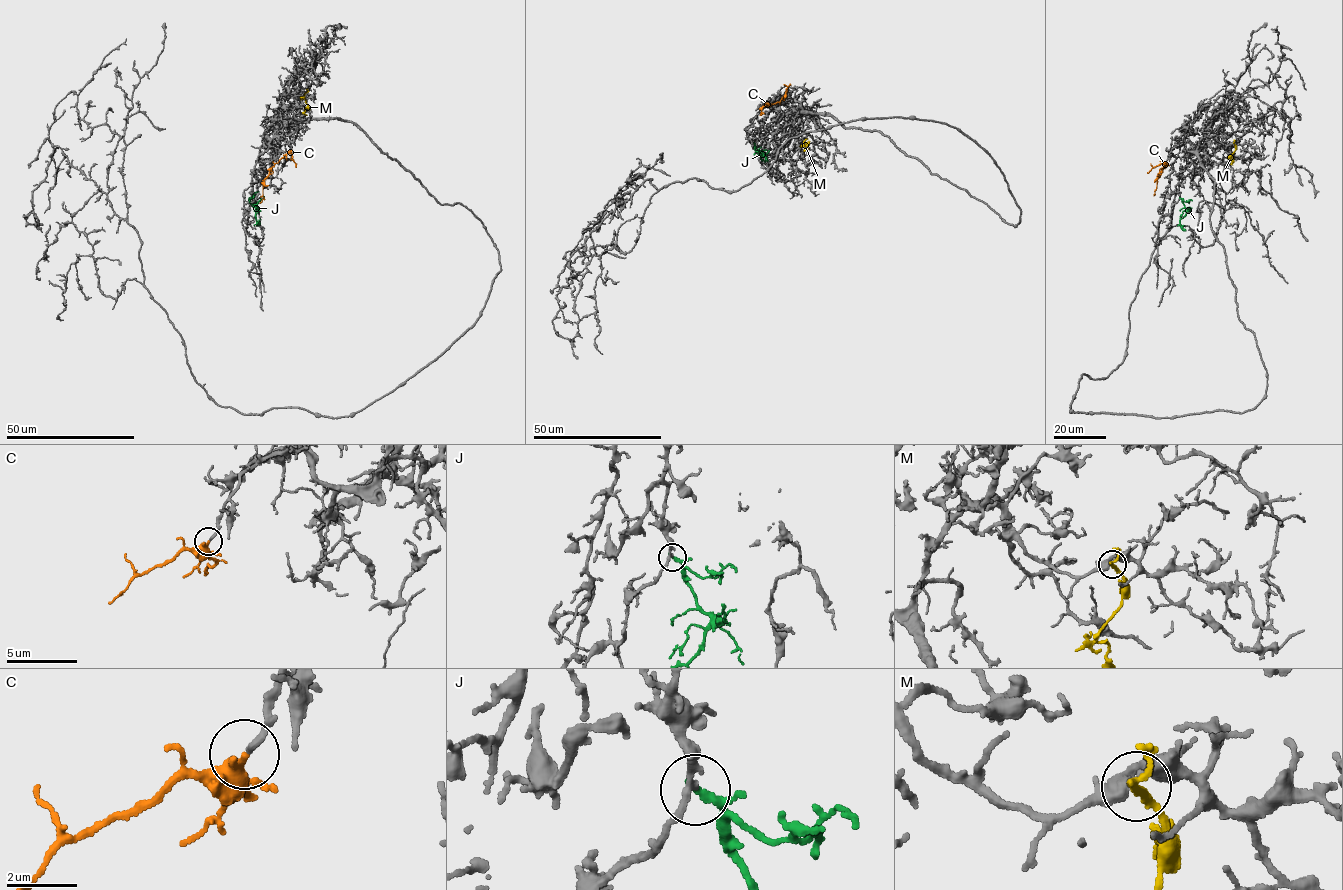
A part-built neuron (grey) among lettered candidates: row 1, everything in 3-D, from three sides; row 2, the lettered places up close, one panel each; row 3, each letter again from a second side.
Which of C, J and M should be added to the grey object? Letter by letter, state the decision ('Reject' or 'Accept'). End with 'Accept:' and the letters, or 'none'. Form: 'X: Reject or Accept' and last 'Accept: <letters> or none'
C: Accept
J: Accept
M: Reject
Accept: C, J

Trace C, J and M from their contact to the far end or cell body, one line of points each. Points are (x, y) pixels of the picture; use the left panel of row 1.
C: (291, 149), (275, 163), (264, 179), (263, 199), (260, 203)
J: (250, 198), (249, 202), (255, 209), (256, 226)
M: (307, 92), (304, 98), (307, 115)

